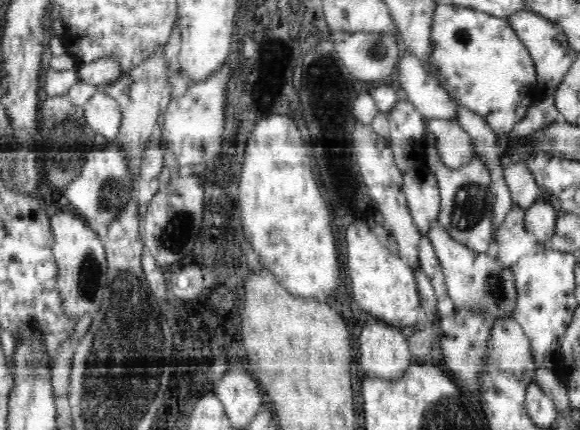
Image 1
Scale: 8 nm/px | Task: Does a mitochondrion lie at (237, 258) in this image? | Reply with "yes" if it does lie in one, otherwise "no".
no

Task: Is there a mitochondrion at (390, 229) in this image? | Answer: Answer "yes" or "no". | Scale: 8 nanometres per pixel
no

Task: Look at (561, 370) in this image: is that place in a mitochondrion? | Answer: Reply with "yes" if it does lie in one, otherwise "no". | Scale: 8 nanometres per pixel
no

